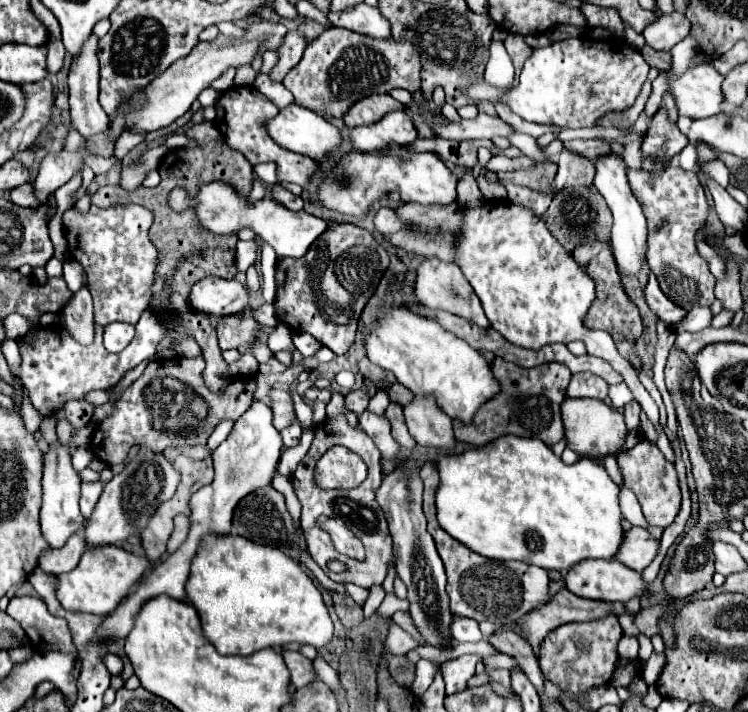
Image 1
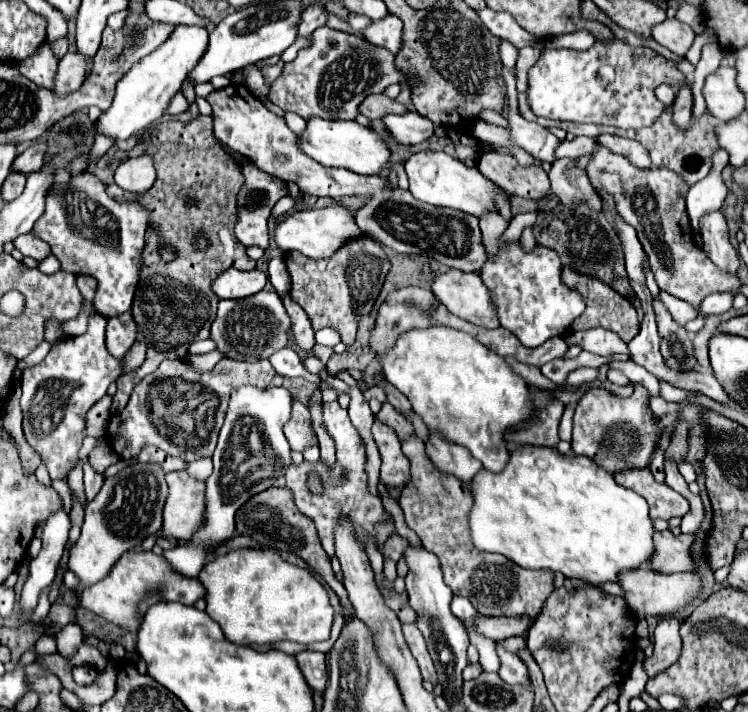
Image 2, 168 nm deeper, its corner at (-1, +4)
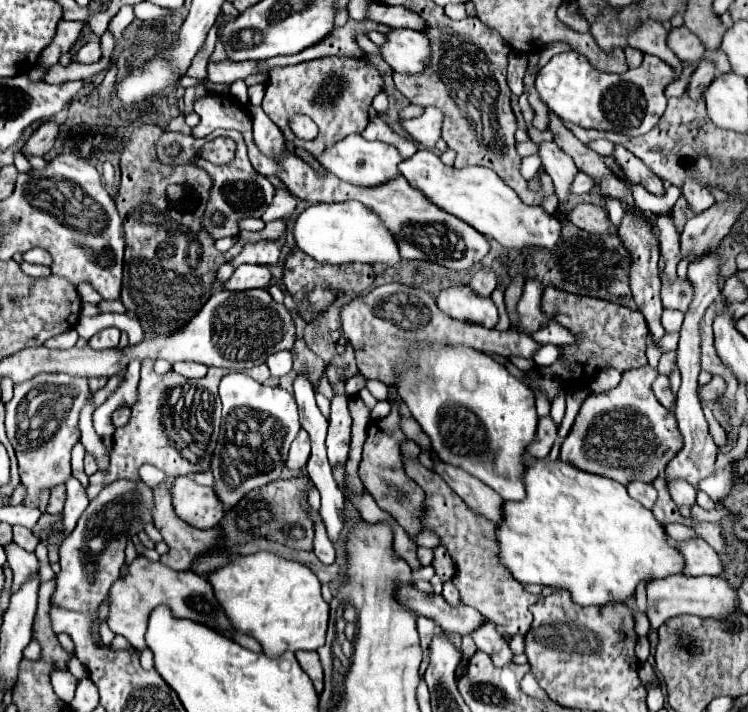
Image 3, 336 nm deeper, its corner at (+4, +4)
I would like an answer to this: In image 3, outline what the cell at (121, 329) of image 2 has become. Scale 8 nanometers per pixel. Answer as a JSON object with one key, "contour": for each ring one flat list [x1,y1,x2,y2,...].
{"contour":[[105,328,97,332,93,338,89,338,89,346,93,350,107,350,107,348,117,348,119,344,119,330,117,328]]}

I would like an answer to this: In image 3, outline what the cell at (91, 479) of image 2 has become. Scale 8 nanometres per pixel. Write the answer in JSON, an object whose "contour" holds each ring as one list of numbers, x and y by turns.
{"contour":[[77,442,71,450,71,468,73,468,73,476,83,484,83,488,89,484,87,474,83,472,83,456,85,456,85,448,81,442]]}

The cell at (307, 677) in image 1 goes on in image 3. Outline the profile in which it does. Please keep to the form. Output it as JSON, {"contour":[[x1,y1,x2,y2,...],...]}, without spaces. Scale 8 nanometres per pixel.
{"contour":[[295,652,295,656,297,656,303,672,311,678,315,690,321,694,323,692,323,668,321,668,317,652]]}

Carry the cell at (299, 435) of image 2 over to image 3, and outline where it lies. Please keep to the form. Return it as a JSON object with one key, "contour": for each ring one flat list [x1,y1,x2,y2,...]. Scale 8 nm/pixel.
{"contour":[[299,432,299,436,295,438,295,442,291,444,291,450,289,450,289,458,287,458,287,468,289,470,293,470,293,472,299,472,299,470,303,470,305,468,305,464,307,464,307,460,309,460,309,450,311,450,311,446,309,446,309,436,307,436,307,432]]}

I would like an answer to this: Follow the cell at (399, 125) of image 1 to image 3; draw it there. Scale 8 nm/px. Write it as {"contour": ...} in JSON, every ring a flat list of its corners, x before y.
{"contour":[[427,106,419,118,403,120,405,130,413,136,415,142,423,144,425,148,435,148,437,140,441,138,441,124,443,124,443,112,433,106]]}

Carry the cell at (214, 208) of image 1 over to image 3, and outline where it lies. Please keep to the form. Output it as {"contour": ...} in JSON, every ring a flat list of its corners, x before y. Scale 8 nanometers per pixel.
{"contour":[[359,202,313,204,299,214,293,234,299,250,303,250,305,254,309,254,319,262,329,262,329,264,365,262,365,264,387,264,387,266,395,266,401,262,395,236,383,226,381,218,375,212,371,212]]}

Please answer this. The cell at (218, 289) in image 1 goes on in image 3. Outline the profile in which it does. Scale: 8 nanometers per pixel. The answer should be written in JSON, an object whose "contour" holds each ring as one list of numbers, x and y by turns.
{"contour":[[243,264,235,268,233,276,225,282,227,290,251,290,267,288,271,282,271,270,263,264]]}

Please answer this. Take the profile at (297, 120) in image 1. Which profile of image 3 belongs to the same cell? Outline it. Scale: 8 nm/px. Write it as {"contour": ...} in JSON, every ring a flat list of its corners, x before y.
{"contour":[[355,134,355,136,347,136,343,140,339,140,339,144,335,144,333,148,327,148,327,152,317,156,317,160,329,172,339,176,339,180,343,180,343,182,349,182,349,184,361,186,361,188,375,188,375,186,381,186,399,176,397,166,399,166,399,162,403,162,403,156,391,144,385,144,379,140,369,142,361,134]]}

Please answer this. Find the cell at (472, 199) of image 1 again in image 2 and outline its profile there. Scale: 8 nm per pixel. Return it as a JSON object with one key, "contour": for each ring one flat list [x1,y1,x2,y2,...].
{"contour":[[494,210,486,212,480,216,480,230,482,230,482,240,488,250,496,250,496,238,508,228,508,222]]}

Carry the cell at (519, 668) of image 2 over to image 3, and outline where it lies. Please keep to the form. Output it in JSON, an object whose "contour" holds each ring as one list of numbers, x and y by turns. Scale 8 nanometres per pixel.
{"contour":[[485,620,473,634,471,634,473,642,477,644,479,650,487,652,493,660,495,666,503,666,503,664,509,664,511,658,513,658,513,652,511,648,505,644,503,636,497,632,495,624,491,624,489,620]]}

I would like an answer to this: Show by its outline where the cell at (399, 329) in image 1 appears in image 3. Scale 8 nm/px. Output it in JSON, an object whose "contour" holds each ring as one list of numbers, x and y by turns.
{"contour":[[413,346,417,366,401,366,397,392,413,418,431,438,431,446,447,464,463,468,493,488,505,502,525,500,525,448,535,440,535,396,527,384,513,378,503,364,473,348]]}

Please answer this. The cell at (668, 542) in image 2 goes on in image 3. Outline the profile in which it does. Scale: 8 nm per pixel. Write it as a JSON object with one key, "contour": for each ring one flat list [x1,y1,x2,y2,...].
{"contour":[[701,538,679,542,679,552,685,558,685,574,687,576,721,576,723,564,715,550]]}

